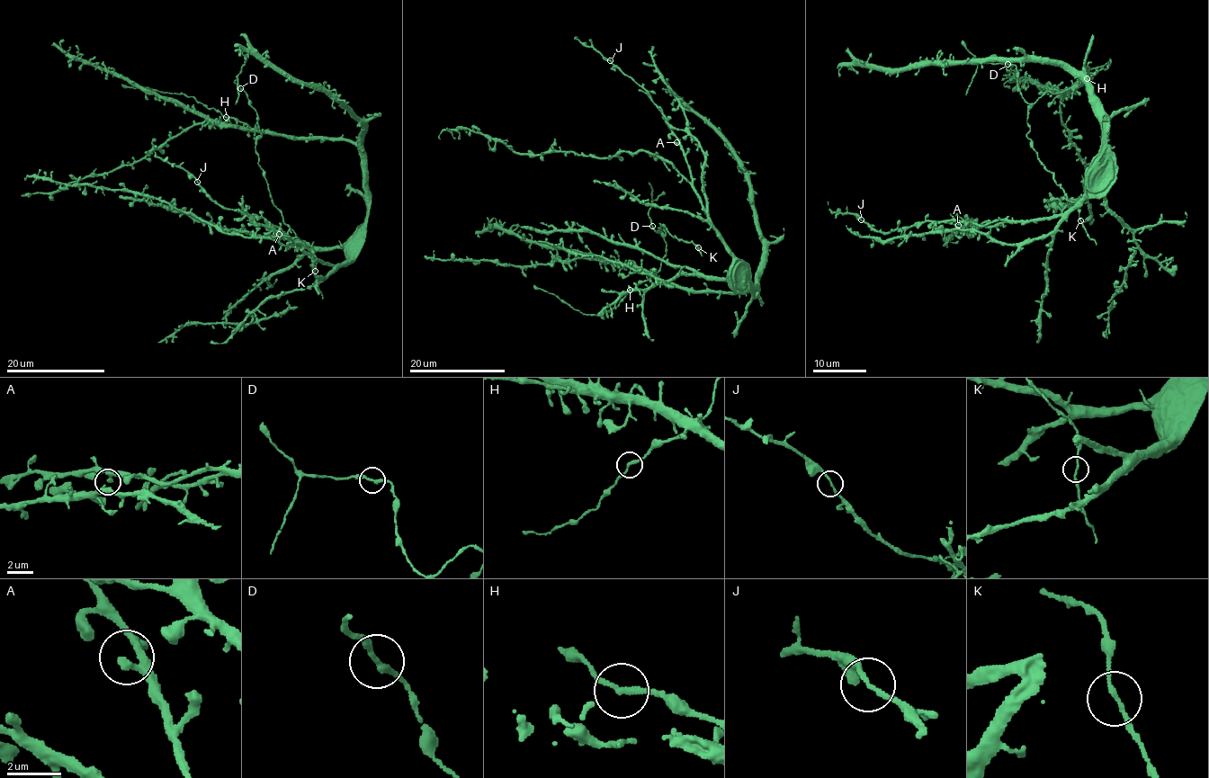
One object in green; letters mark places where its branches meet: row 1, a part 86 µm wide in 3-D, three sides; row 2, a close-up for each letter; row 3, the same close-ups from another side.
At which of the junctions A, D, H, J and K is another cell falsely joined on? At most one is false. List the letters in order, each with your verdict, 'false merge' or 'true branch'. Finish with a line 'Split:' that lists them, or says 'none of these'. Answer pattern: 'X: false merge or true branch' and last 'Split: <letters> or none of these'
A: true branch
D: true branch
H: true branch
J: true branch
K: true branch
Split: none of these

